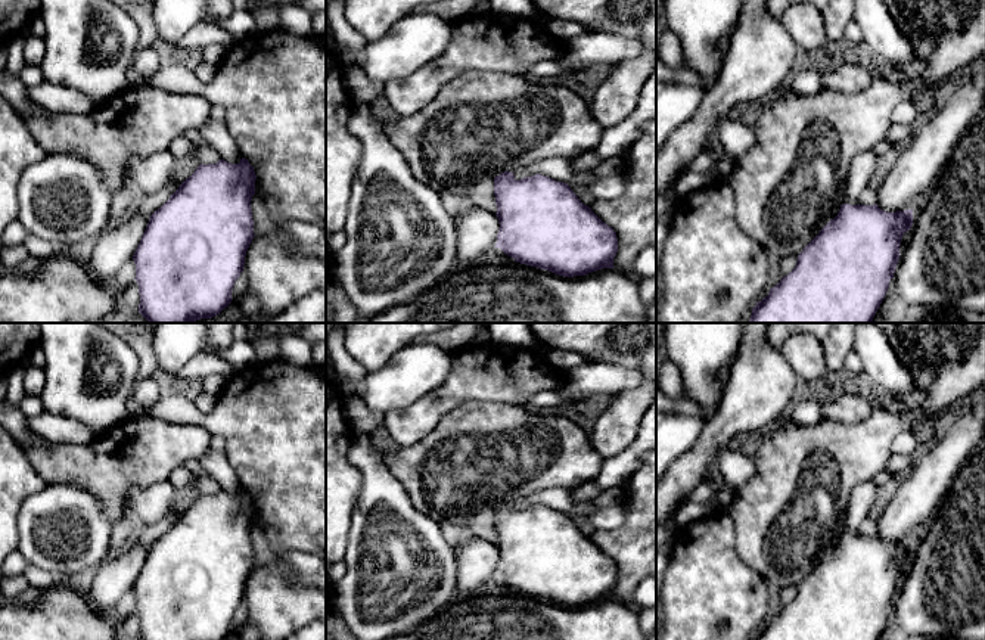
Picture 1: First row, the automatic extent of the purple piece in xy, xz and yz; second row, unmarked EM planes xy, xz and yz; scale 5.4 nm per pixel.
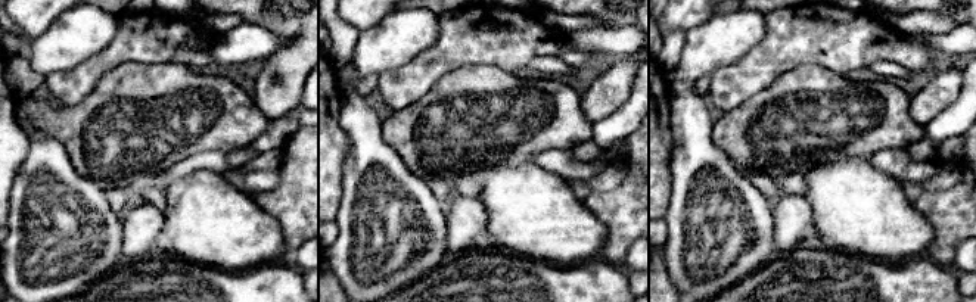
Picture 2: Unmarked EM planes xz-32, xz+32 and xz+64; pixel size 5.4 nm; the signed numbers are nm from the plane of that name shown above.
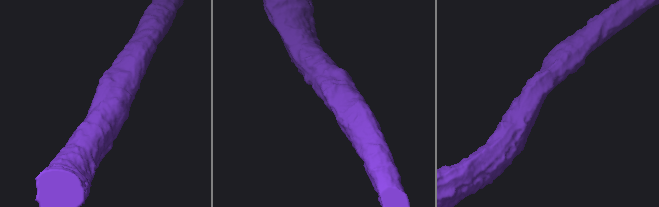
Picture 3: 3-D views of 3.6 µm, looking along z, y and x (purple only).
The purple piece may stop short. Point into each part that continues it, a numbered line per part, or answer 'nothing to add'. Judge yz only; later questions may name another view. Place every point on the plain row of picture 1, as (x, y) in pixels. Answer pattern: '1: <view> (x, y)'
nothing to add

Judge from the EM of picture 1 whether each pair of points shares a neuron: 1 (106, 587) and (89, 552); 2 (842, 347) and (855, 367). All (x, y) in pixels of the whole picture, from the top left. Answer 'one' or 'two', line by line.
1: two
2: two

